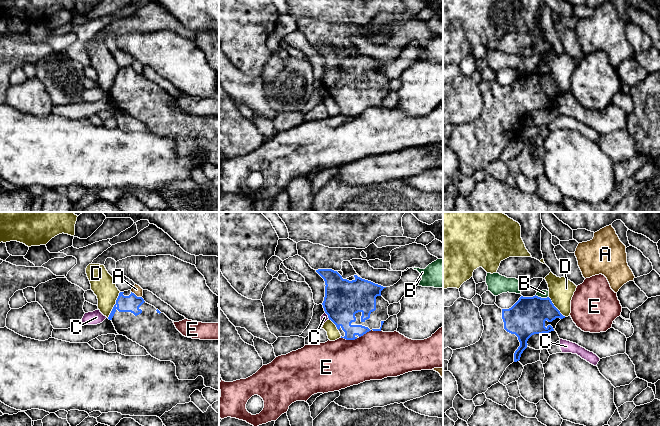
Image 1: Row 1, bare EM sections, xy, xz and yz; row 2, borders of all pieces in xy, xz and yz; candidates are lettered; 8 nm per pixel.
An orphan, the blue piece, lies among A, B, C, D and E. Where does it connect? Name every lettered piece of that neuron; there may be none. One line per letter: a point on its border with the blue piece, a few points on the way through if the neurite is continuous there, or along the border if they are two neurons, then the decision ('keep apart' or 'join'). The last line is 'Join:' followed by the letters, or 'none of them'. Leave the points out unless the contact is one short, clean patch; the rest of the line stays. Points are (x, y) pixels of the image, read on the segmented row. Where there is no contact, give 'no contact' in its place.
A: meets blue in xy at (135, 295); border along xy (131, 291), (141, 297); keep apart
B: meets blue in yz at (542, 298); border along yz (535, 295), (548, 297); keep apart
C: meets blue in xz at (328, 316); border along xz (325, 312), (329, 319); keep apart
D: meets blue in xy at (114, 305); border along xy (120, 292), (116, 303), (107, 317); keep apart
E: meets blue in xz at (369, 330); border along xz (380, 330), (369, 330), (359, 337); keep apart
Join: none of them

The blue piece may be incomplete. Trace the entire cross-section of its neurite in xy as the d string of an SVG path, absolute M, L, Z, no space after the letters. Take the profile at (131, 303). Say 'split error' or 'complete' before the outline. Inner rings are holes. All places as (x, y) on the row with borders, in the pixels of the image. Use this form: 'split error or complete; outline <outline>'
split error; outline M131 290L120 292L109 317L119 335L144 347L160 361L171 361L176 366L179 380L204 378L204 385L219 391L219 340L200 340L183 336L164 313L137 297Z

